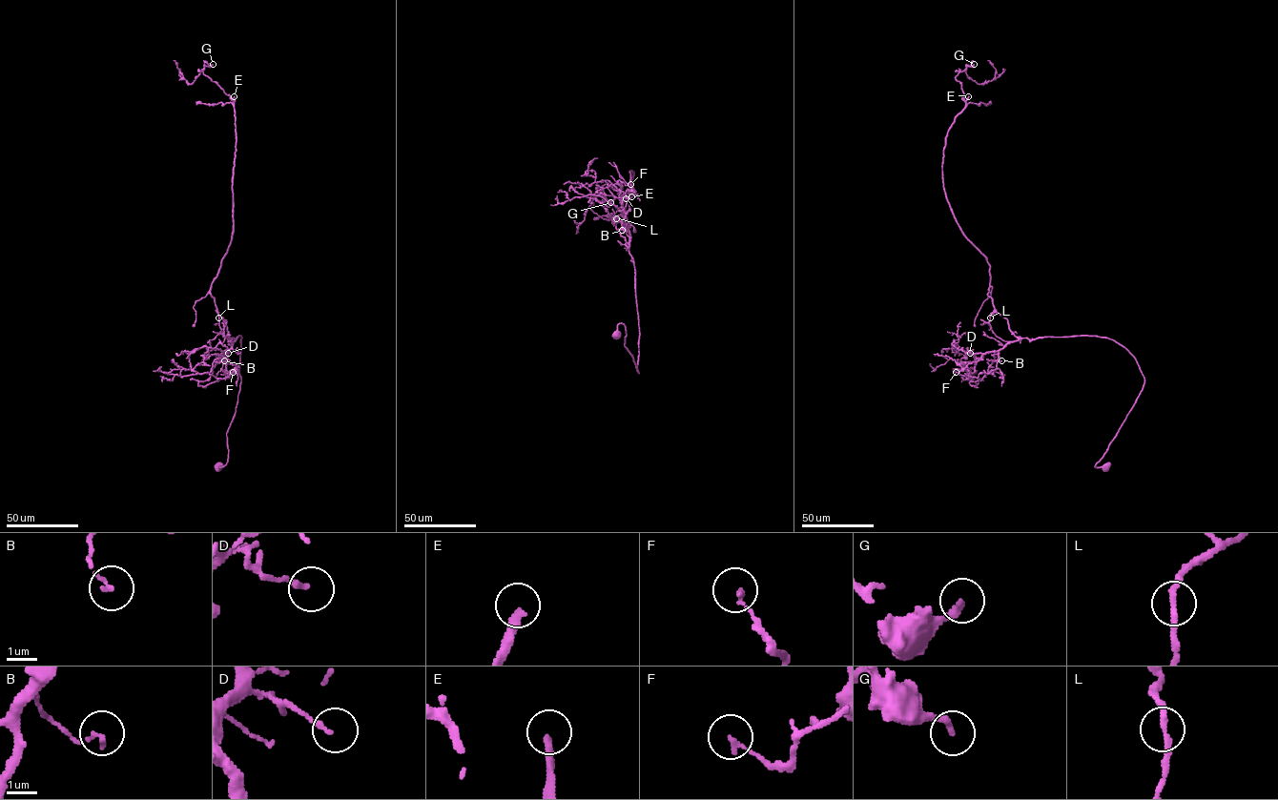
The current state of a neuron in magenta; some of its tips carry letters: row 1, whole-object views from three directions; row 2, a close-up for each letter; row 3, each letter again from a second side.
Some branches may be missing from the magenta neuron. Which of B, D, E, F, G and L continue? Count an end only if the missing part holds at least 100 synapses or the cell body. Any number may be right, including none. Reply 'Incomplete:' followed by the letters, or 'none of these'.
Incomplete: E

